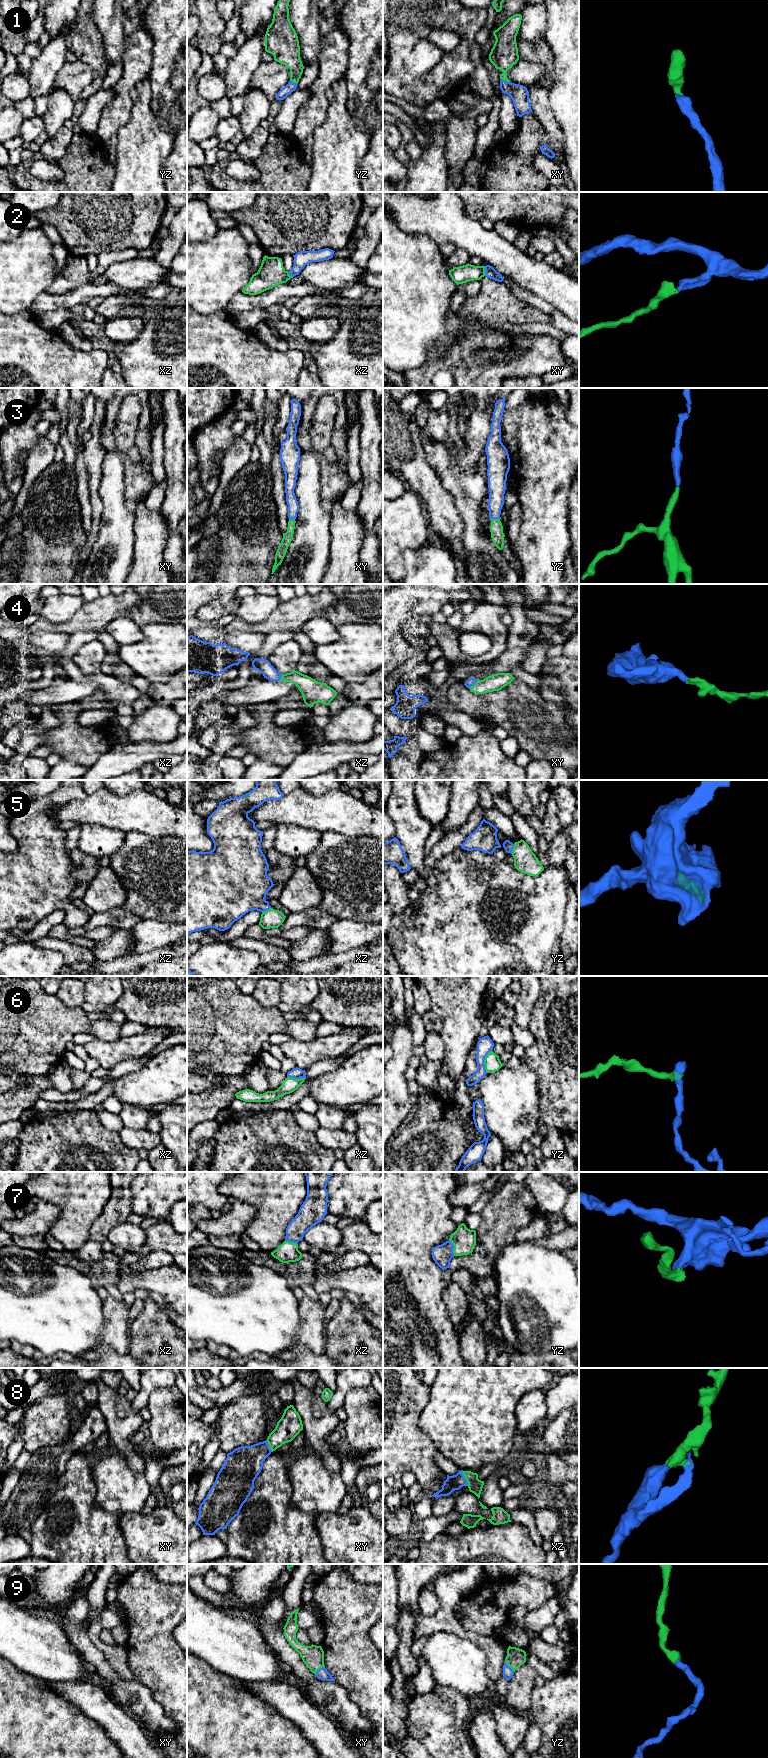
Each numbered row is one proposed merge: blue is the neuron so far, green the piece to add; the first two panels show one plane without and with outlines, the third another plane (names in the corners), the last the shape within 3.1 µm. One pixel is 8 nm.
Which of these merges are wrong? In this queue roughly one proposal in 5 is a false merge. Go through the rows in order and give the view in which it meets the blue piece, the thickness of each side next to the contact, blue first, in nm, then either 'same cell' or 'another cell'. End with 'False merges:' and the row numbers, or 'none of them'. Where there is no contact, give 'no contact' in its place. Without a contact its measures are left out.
1: contact in xy; calibres 140 and 220 nm; same cell
2: contact in xy; calibres 90 and 140 nm; same cell
3: contact in yz; calibres 140 and 110 nm; same cell
4: contact in xy; calibres 70 and 140 nm; same cell
5: contact in yz; calibres 80 and 190 nm; same cell
6: contact in yz; calibres 130 and 130 nm; same cell
7: contact in yz; calibres 160 and 190 nm; same cell
8: contact in xz; calibres 120 and 120 nm; same cell
9: contact in xy; calibres 90 and 180 nm; same cell
False merges: none of them

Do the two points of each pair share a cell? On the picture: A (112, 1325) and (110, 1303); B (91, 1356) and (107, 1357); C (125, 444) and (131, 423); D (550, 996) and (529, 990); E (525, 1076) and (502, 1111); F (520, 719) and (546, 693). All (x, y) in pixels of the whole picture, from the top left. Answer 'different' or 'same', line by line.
A: same
B: same
C: same
D: different
E: same
F: different

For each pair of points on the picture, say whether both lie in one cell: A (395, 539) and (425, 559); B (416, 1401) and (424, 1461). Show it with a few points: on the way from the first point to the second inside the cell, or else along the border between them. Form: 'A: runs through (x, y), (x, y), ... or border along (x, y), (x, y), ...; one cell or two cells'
A: border along (426, 542), (402, 552), (405, 572); two cells
B: runs through (411, 1416), (411, 1446); one cell

